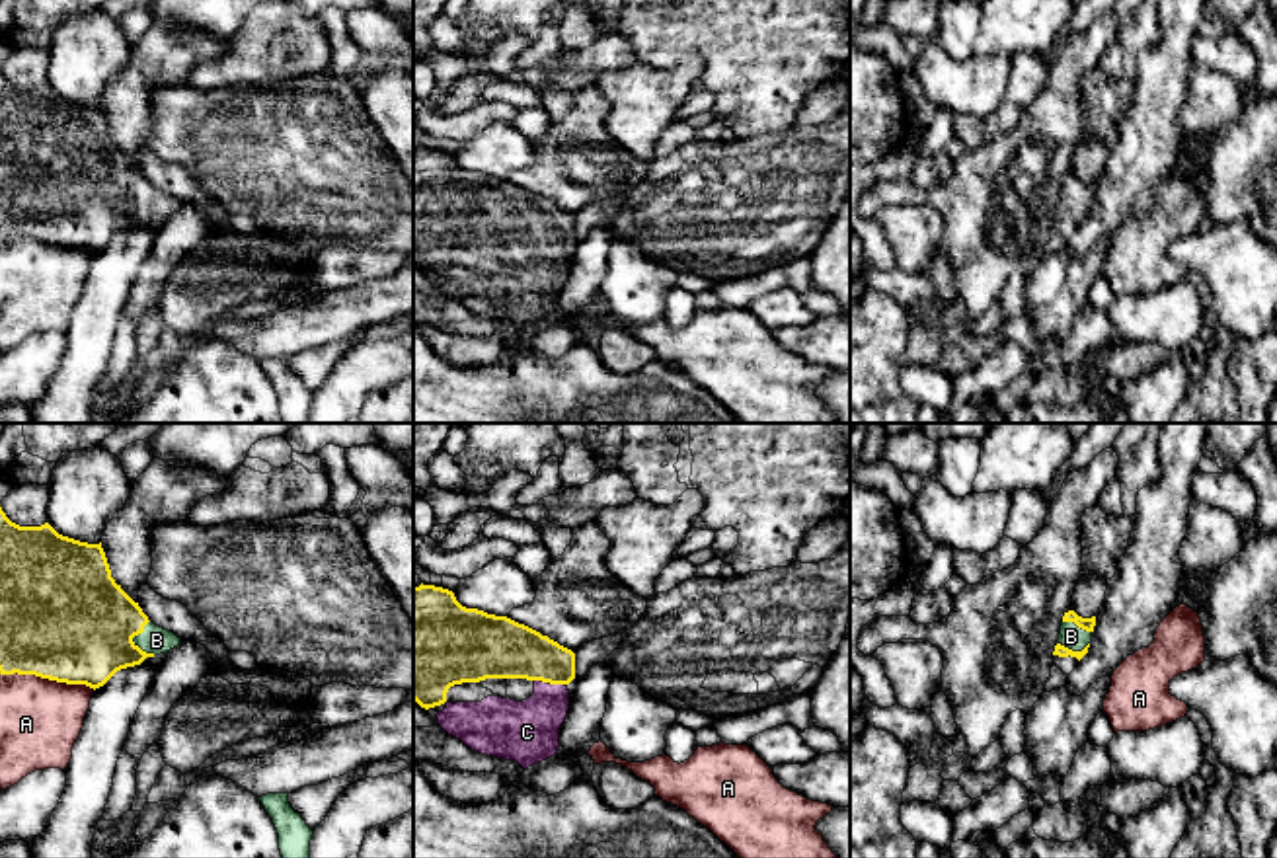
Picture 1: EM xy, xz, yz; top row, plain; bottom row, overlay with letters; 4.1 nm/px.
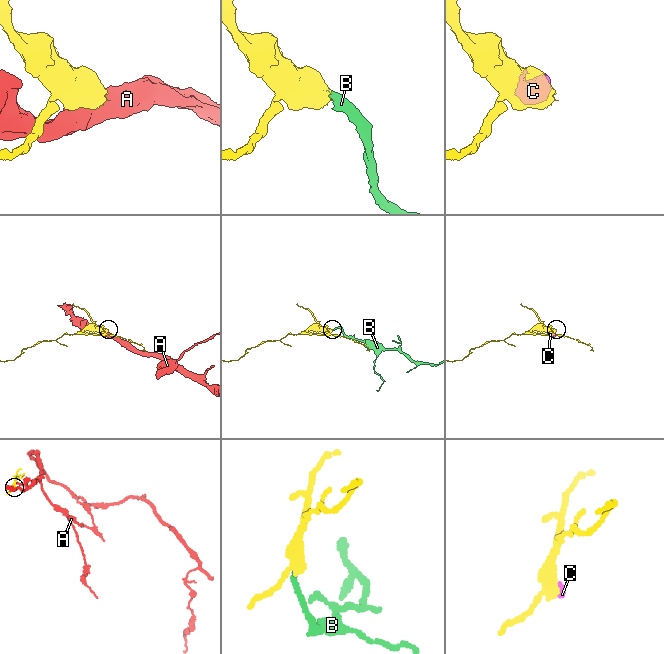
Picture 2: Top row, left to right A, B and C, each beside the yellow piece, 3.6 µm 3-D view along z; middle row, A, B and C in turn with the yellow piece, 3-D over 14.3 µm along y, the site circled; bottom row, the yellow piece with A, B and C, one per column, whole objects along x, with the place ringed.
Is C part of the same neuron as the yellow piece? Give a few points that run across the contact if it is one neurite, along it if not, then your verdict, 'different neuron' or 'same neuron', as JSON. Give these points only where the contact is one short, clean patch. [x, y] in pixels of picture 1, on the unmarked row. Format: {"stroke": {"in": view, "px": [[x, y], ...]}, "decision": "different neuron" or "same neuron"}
{"decision": "same neuron"}

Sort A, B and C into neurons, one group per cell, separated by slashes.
A / B C

